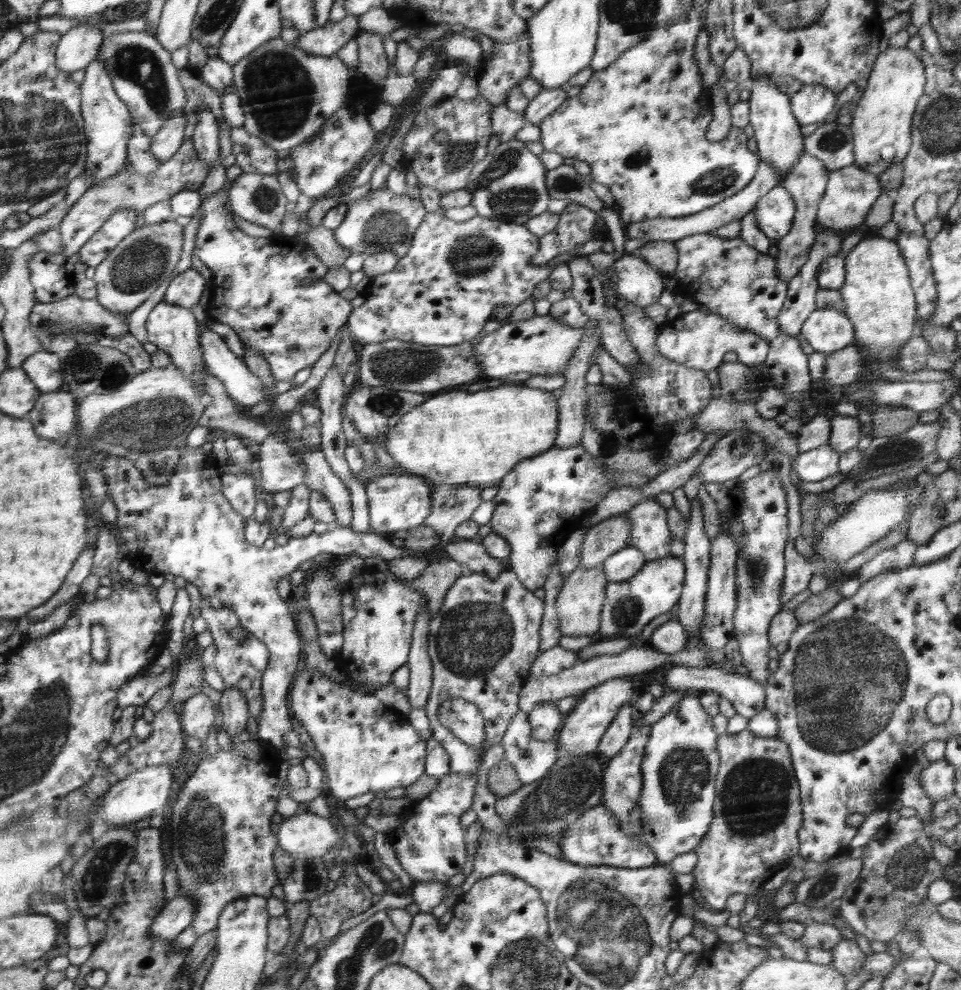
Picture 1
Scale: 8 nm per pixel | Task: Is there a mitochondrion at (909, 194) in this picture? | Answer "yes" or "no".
no

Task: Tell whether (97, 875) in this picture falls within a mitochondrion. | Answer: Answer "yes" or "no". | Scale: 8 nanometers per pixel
yes

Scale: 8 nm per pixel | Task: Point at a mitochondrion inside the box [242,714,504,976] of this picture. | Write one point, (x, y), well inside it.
(312, 877)

